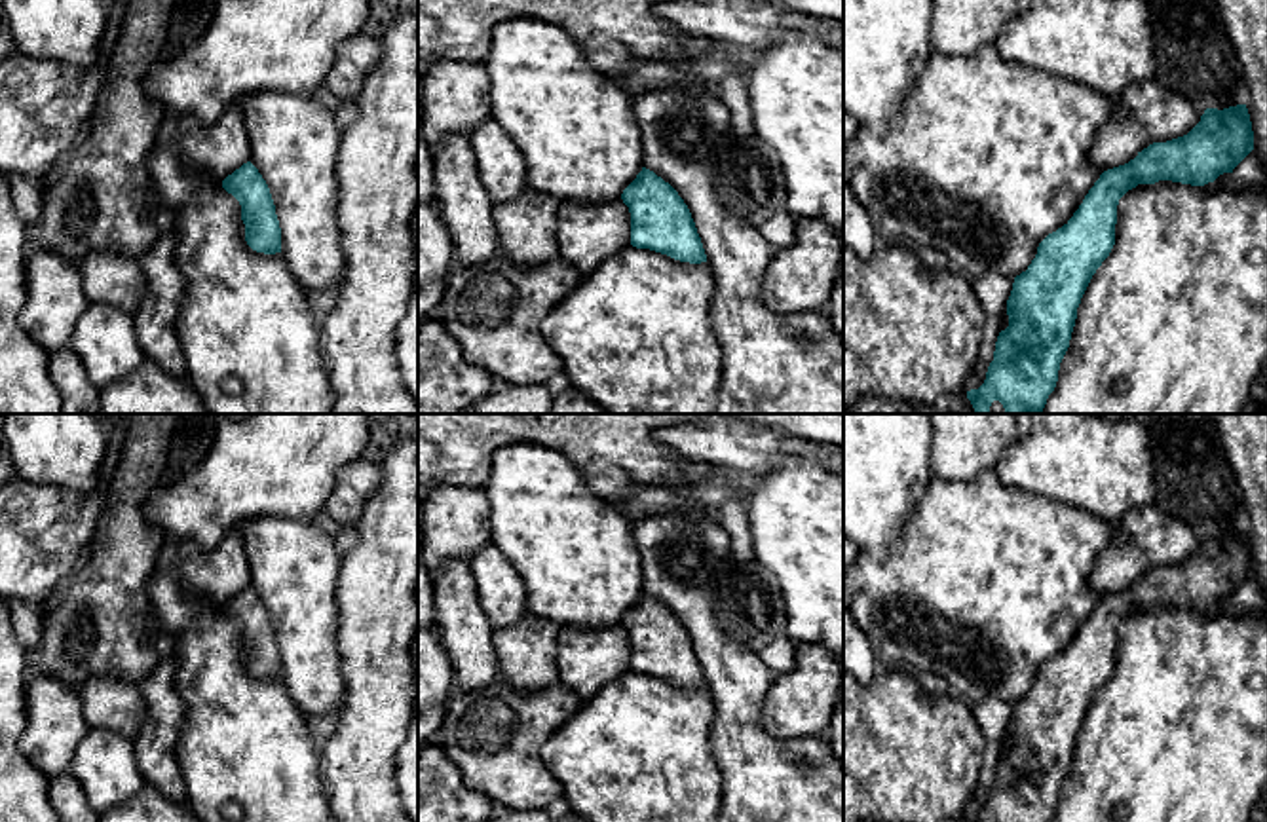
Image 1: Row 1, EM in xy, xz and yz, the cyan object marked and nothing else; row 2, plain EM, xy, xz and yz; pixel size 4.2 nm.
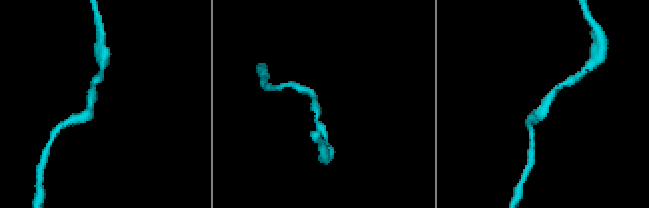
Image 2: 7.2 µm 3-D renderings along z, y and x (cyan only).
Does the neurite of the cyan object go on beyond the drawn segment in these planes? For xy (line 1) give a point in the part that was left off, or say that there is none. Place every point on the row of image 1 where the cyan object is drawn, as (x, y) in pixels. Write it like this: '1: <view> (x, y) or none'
1: none

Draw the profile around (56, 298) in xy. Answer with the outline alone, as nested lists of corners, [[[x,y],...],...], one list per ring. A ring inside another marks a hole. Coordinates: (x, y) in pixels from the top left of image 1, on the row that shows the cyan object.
[[[47,251],[27,256],[27,302],[19,323],[44,351],[68,347],[87,304],[80,268]]]

